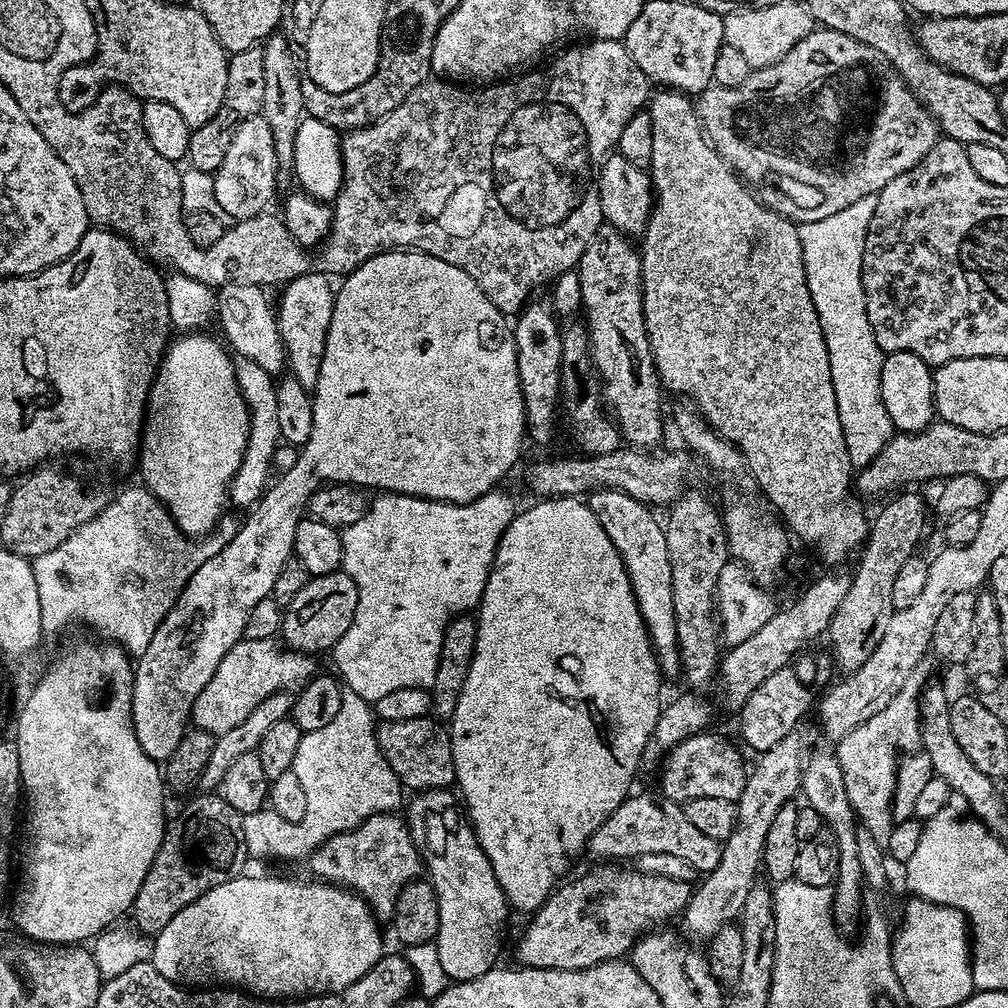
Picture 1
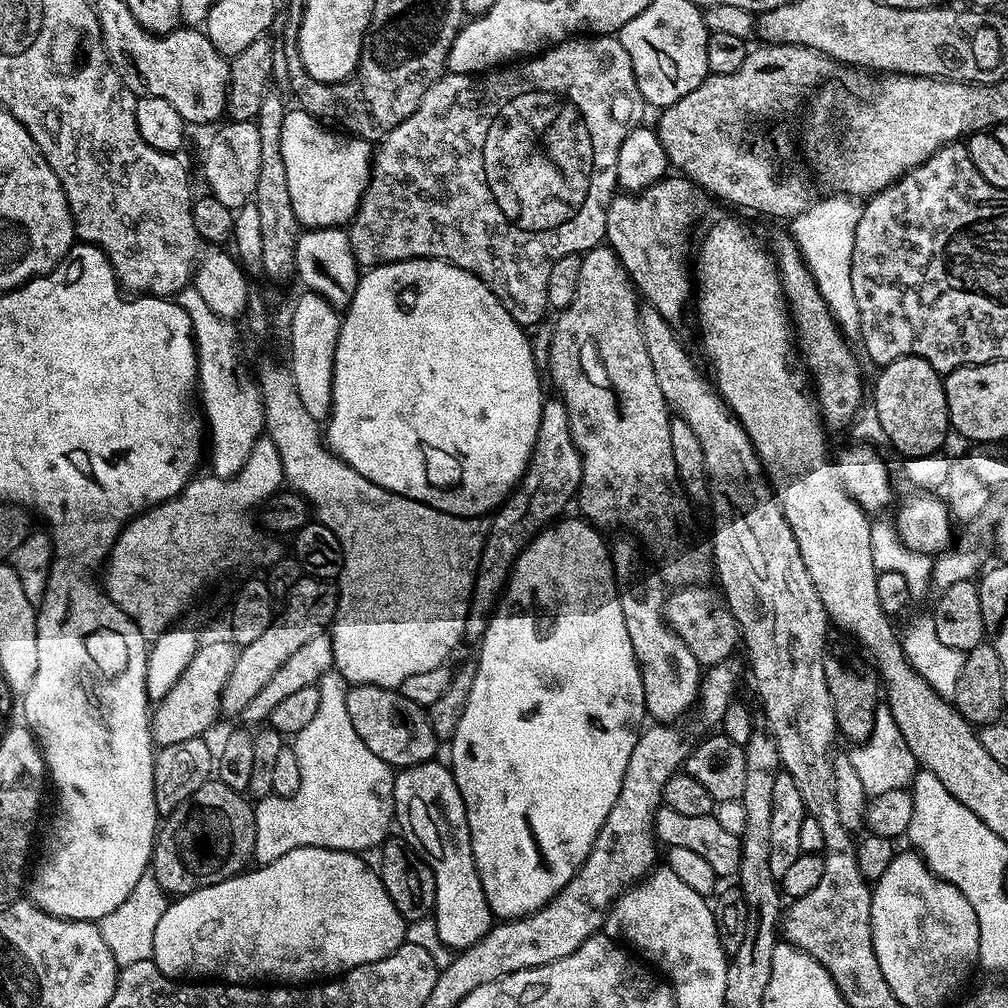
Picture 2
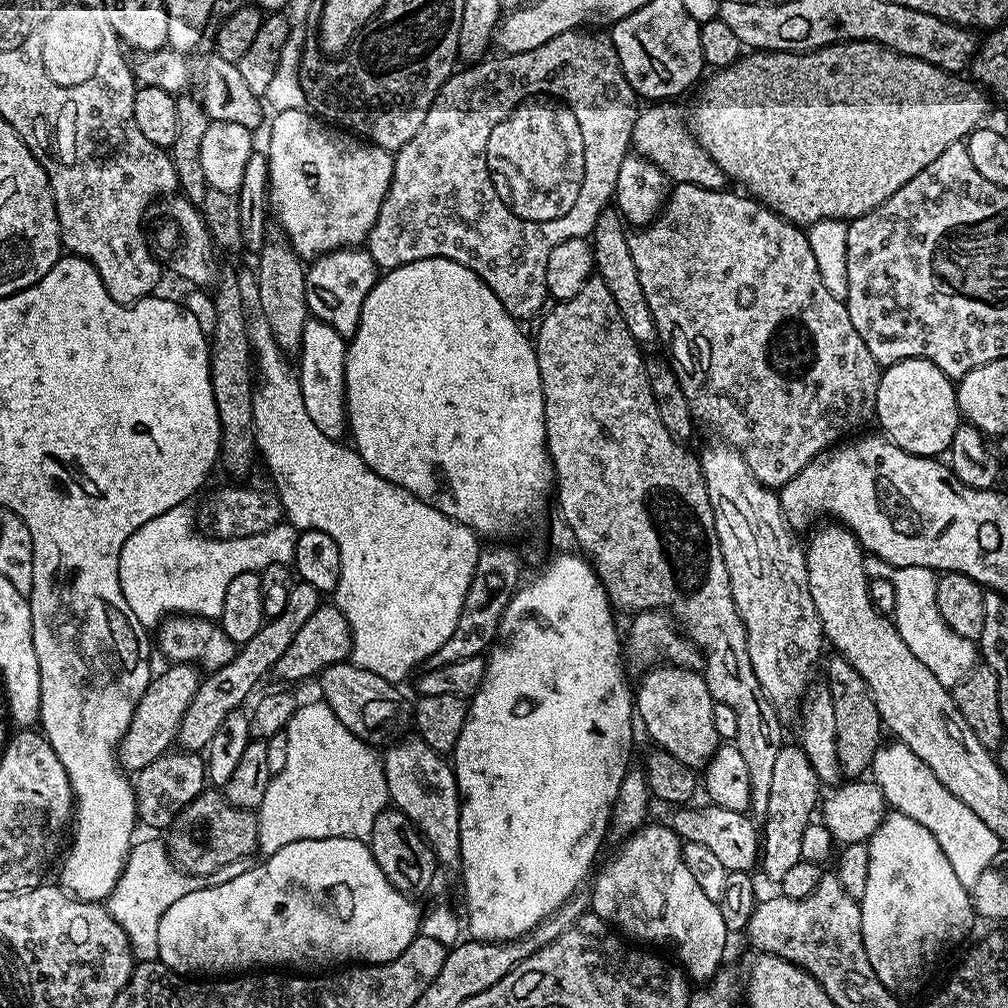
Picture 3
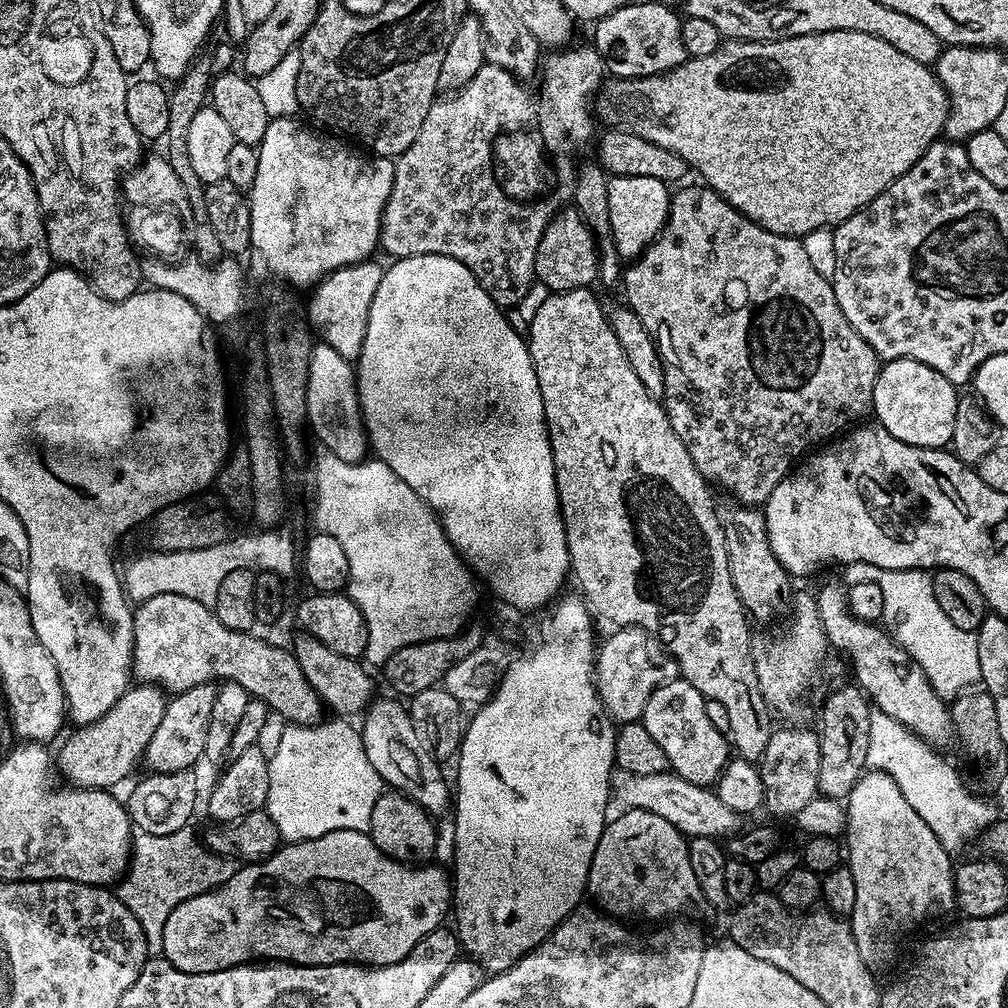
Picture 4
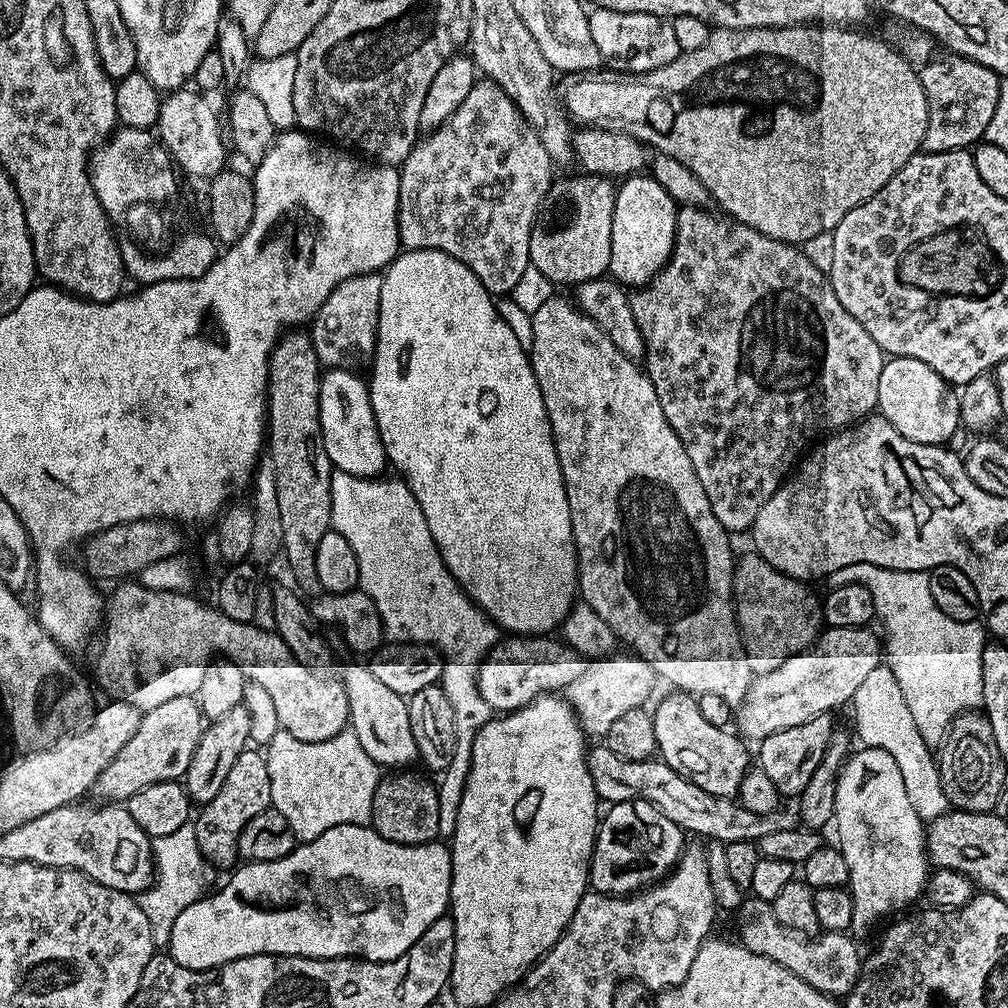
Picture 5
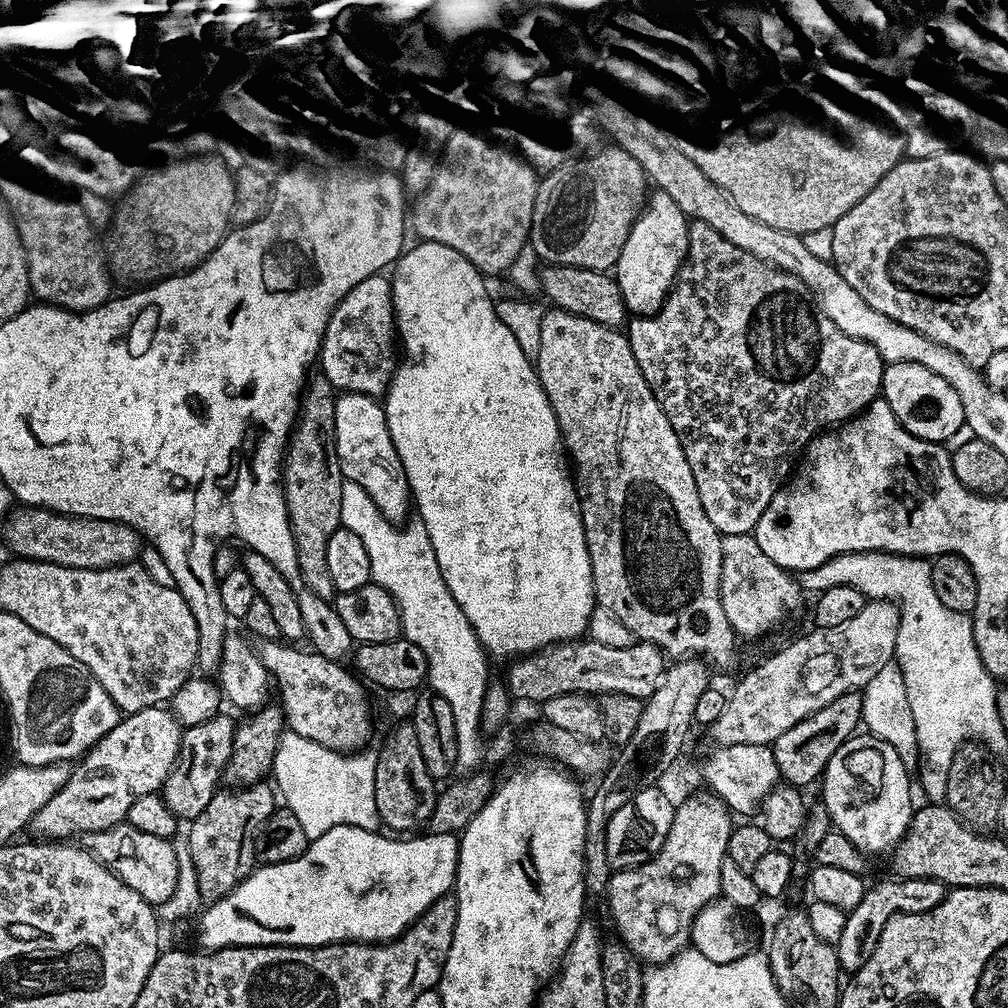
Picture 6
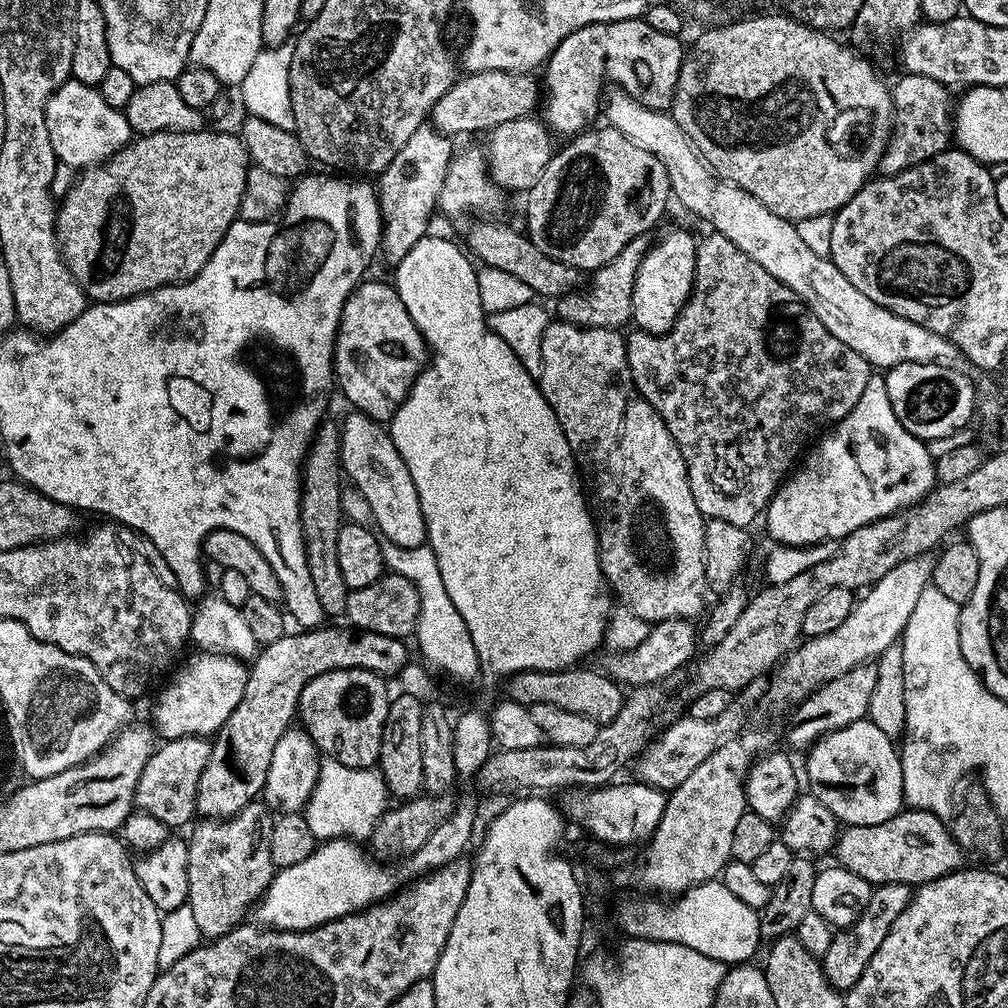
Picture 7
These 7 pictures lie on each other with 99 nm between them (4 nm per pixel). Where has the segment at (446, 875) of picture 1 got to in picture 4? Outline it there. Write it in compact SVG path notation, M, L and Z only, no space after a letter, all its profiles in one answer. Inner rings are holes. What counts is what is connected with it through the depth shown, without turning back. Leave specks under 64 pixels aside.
M373 699L363 713L364 728L359 729L362 742L366 746L366 758L370 758L370 766L374 766L374 770L378 770L381 781L389 789L401 792L403 796L408 796L414 802L418 802L418 806L422 806L430 814L436 812L449 811L450 808L450 784L444 781L444 772L441 761L437 760L422 741L418 738L418 734L414 730L414 722L412 721L412 713L407 707L404 708L399 704L401 701L396 700L380 700Z

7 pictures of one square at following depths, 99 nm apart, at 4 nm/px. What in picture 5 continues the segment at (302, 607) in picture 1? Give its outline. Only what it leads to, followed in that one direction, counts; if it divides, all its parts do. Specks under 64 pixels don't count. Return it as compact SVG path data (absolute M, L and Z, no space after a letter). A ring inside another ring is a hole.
M191 696L170 698L170 702L154 706L154 710L141 715L134 738L130 738L130 742L126 742L126 746L118 750L118 758L114 758L114 762L110 762L110 766L106 766L106 770L102 770L102 774L96 779L95 795L100 795L99 799L104 802L127 802L134 794L138 794L138 790L146 790L146 786L171 780L179 781L190 766L190 758L194 758L194 750L205 727L206 721L200 711L199 703Z

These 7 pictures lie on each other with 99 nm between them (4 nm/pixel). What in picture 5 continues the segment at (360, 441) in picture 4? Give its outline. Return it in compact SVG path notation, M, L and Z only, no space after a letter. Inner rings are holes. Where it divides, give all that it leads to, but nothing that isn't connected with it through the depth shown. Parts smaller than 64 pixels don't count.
M341 368L327 369L320 378L320 421L322 442L326 442L326 454L337 472L351 476L376 478L388 464L388 455L378 434L378 422L370 402L367 383L354 372Z

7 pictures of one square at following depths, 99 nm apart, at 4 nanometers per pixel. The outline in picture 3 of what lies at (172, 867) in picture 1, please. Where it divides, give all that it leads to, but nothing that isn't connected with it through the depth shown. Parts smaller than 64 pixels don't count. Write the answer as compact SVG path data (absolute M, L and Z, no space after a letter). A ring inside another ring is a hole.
M205 790L176 815L176 821L166 832L168 852L177 867L190 875L214 874L227 863L253 855L258 848L257 813L236 808L223 791Z

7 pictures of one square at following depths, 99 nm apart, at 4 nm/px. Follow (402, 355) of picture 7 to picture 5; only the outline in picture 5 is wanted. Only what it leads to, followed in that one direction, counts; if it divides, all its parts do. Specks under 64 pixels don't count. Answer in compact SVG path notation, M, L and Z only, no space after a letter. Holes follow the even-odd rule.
M367 272L346 278L346 282L339 284L316 311L316 317L310 322L310 335L314 350L325 369L341 368L347 372L359 373L360 368L367 369L371 365L372 356L376 353L383 281L380 272Z

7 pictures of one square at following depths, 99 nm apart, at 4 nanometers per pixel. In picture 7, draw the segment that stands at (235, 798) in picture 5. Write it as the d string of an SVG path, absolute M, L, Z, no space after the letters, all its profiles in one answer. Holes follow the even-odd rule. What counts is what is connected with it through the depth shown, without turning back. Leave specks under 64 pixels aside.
M253 802L230 818L201 819L200 825L197 823L191 829L192 836L188 840L190 890L187 906L194 914L205 941L217 940L232 931L267 892L274 875L270 858L273 819L273 813L267 804Z

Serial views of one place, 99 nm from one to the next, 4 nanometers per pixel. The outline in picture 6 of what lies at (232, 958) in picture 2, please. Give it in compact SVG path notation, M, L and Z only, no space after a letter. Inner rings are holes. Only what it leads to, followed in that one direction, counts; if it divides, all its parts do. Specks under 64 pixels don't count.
M357 828L330 830L330 834L312 840L302 858L265 867L255 880L243 884L229 900L215 905L204 928L205 941L211 945L227 940L264 942L275 938L294 944L317 944L345 934L380 934L383 928L395 929L440 888L453 883L460 871L464 837L465 833L458 831L432 834L429 840L416 840L413 844L383 844L379 835Z

